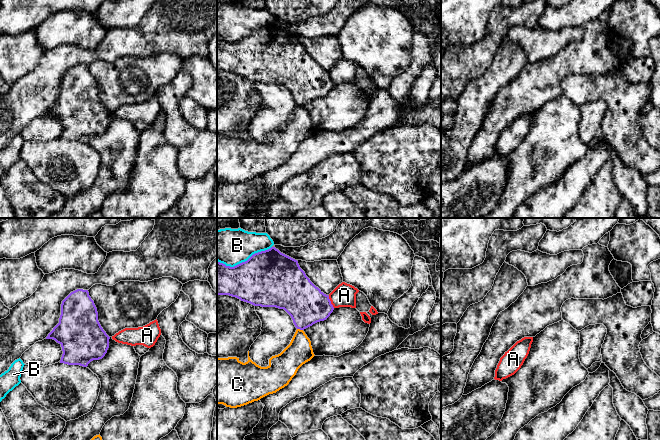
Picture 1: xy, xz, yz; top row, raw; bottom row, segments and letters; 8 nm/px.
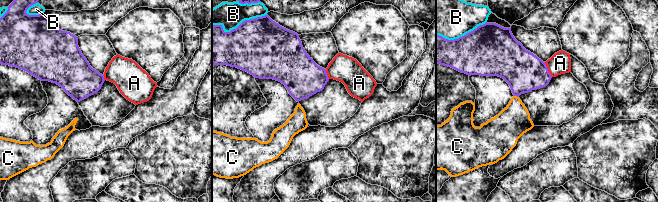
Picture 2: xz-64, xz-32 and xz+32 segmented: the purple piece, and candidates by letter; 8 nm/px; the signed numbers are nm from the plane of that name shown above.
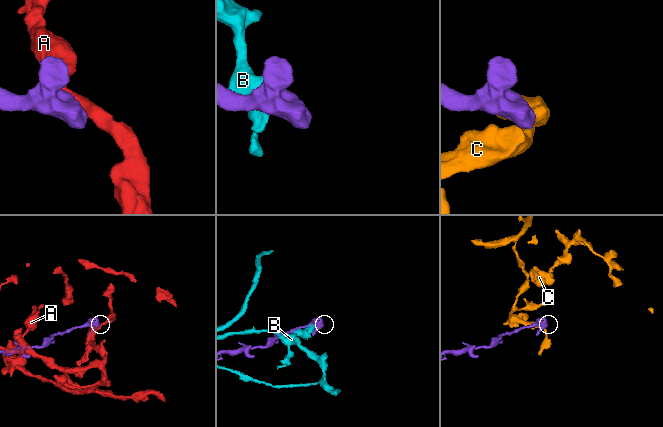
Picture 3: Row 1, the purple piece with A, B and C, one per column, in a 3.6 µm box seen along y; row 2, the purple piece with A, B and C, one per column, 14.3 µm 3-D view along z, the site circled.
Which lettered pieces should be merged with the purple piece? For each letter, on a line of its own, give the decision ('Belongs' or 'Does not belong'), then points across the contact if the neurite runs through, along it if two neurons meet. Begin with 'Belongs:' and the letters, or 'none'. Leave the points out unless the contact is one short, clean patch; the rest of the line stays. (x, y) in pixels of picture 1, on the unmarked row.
Belongs: none
A: Does not belong
B: Does not belong
C: Does not belong. Boundary: xz (297, 104), (302, 106)

